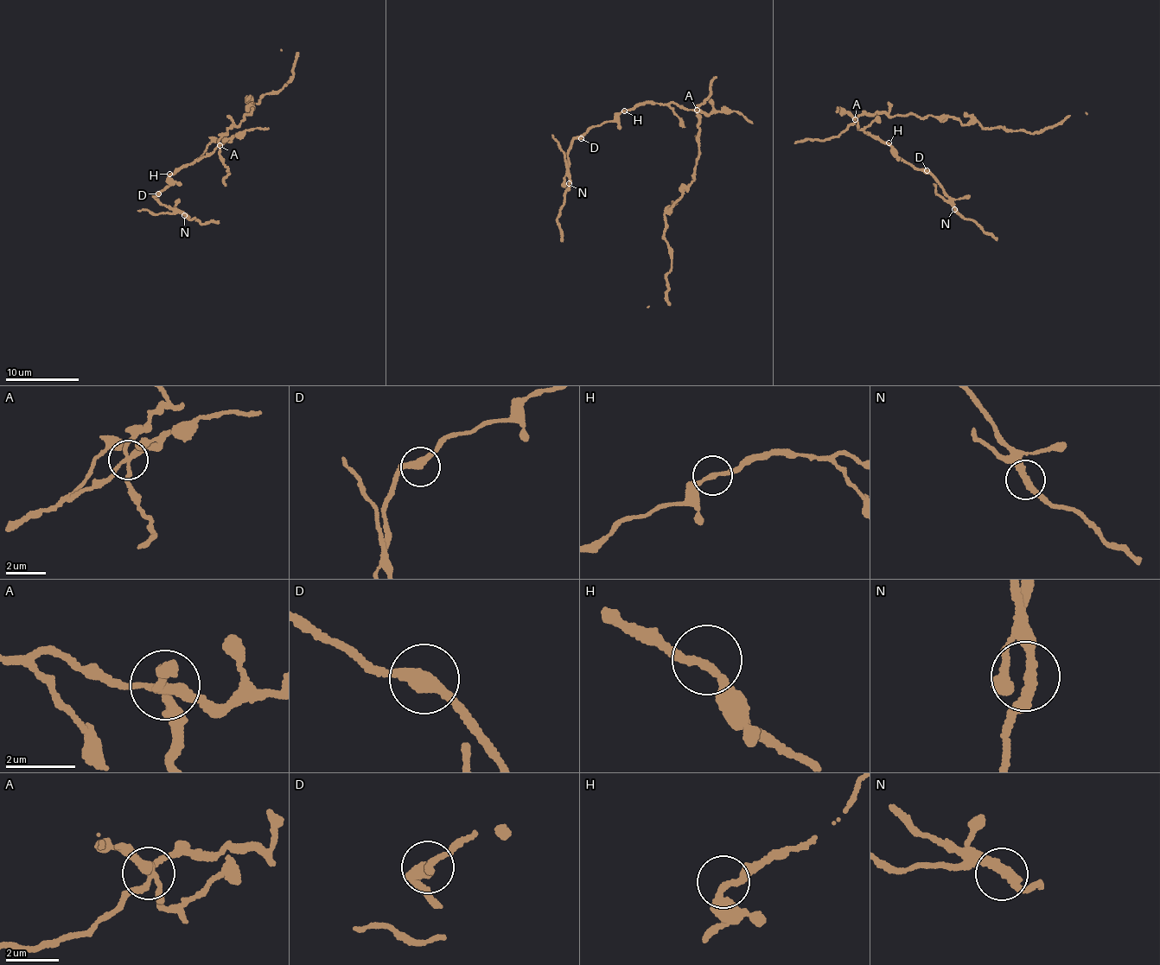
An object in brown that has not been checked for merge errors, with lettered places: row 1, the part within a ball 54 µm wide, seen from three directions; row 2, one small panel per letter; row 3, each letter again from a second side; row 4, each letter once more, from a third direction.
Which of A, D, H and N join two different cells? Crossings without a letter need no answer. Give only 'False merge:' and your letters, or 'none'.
False merge: A, N

